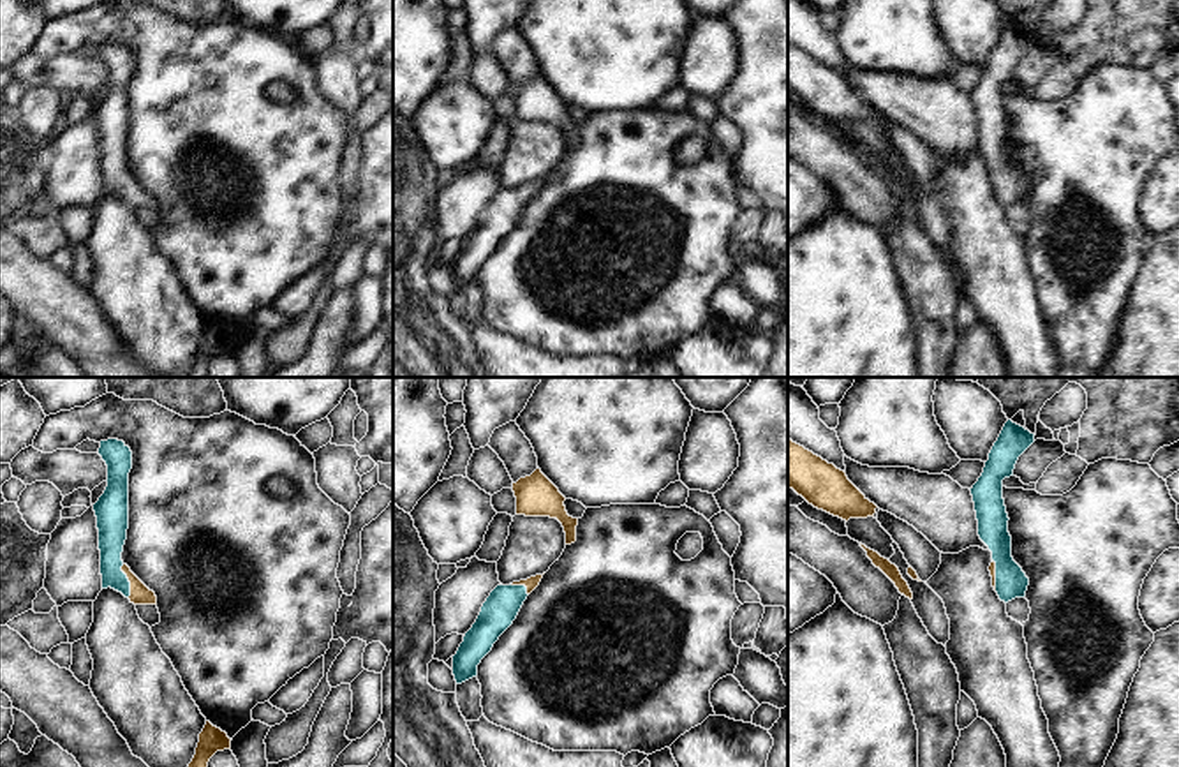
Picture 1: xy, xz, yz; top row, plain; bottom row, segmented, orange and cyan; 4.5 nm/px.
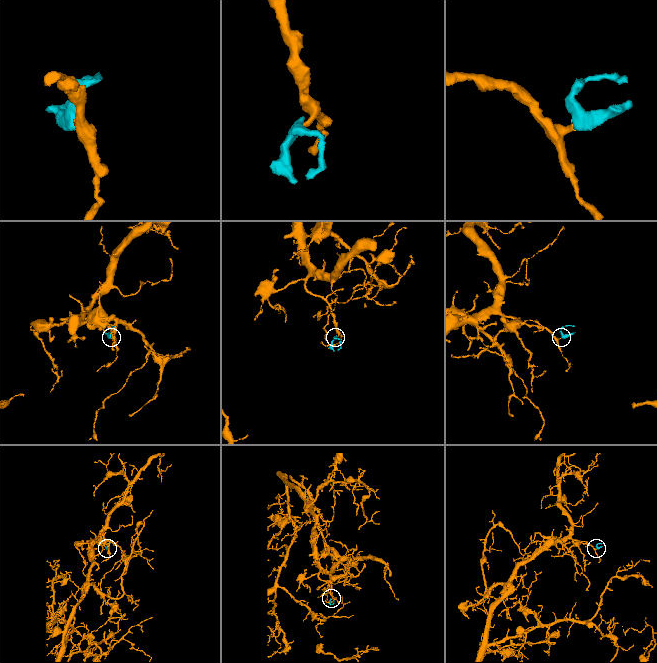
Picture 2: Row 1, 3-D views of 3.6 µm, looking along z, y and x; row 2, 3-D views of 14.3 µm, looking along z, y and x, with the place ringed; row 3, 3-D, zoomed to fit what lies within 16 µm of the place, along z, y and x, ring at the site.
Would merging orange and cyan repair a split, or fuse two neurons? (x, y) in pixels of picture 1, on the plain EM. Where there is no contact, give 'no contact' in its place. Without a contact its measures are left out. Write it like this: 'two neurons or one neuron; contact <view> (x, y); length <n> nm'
one neuron; contact xy (129, 186); length 160 nm

